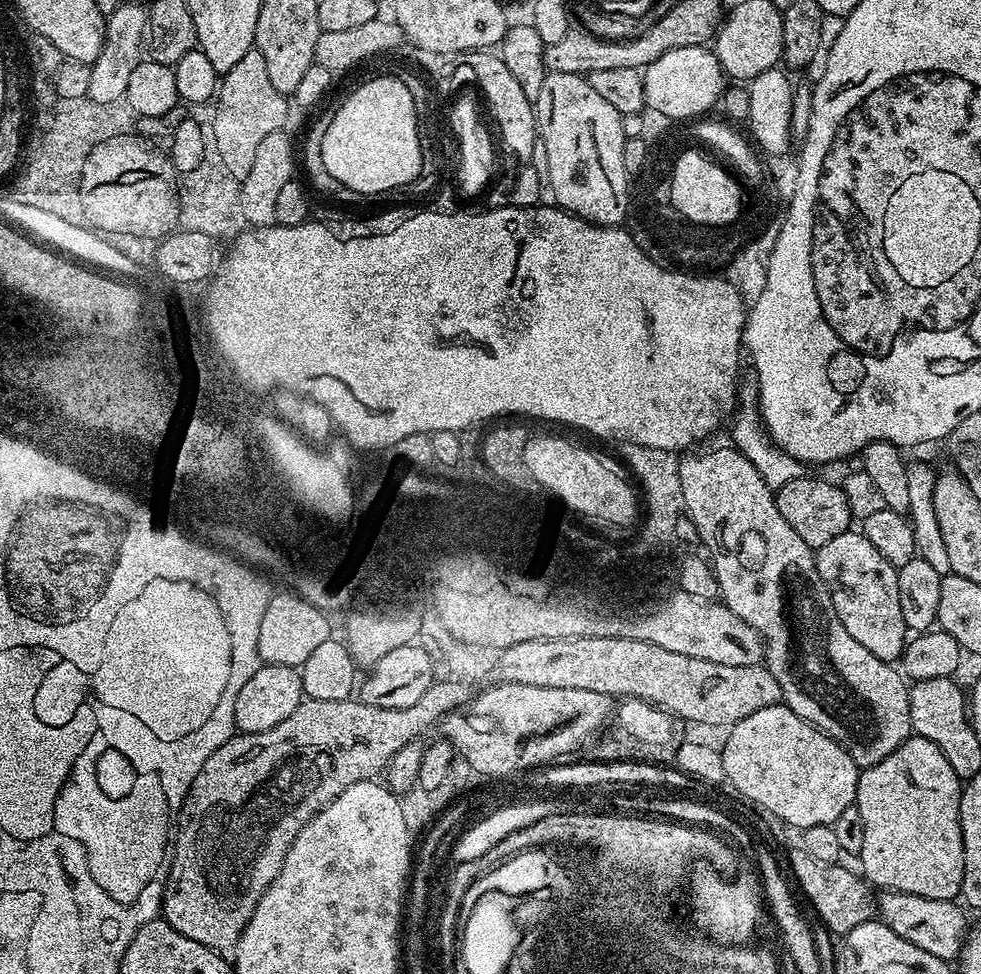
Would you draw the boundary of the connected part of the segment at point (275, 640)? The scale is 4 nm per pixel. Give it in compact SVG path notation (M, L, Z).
M292 590L269 595L266 614L258 630L258 654L266 664L299 668L310 658L310 653L333 635L329 617Z

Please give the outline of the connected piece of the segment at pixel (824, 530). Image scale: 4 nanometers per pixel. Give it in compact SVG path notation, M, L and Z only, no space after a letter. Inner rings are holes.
M793 475L784 486L774 492L778 514L790 522L794 534L806 542L812 549L826 546L838 538L838 534L849 531L853 527L854 517L846 502L846 494L839 483L831 484L828 480L819 480L816 476Z

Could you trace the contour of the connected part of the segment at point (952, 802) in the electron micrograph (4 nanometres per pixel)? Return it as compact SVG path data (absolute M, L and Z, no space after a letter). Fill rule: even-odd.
M915 734L902 742L894 754L861 771L854 805L858 814L862 814L862 850L858 863L863 879L873 889L951 901L961 895L964 877L964 847L960 829L961 787L962 778L954 766L946 762L946 754L942 754L934 742Z

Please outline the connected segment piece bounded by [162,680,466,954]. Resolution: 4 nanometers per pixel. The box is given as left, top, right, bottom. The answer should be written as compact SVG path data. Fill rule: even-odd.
M436 680L426 690L426 694L422 694L422 698L418 698L418 702L414 702L414 706L402 706L401 708L374 706L359 698L349 698L338 702L322 698L313 700L305 698L298 706L298 710L294 710L294 714L290 714L290 718L278 722L278 726L270 726L270 730L261 732L240 732L230 737L222 746L218 746L218 750L214 750L214 754L210 754L210 758L206 758L202 770L198 770L198 778L194 778L184 799L184 805L178 809L180 833L177 836L175 833L174 847L170 852L168 880L164 883L162 919L170 926L174 926L174 930L178 930L178 934L191 938L194 942L202 942L202 946L206 946L210 950L221 954L235 953L238 942L242 938L242 932L246 930L258 902L262 902L262 894L266 894L270 882L274 882L274 878L278 878L278 870L282 870L282 866L286 862L286 854L290 854L290 846L294 846L294 838L298 838L302 826L306 826L306 822L314 819L330 802L334 802L334 798L338 798L338 794L342 794L342 790L350 790L350 786L363 780L376 780L379 777L379 772L381 775L387 769L388 761L394 758L394 754L398 754L398 750L402 750L402 746L419 741L421 739L419 736L427 728L434 724L439 725L448 713L457 711L465 703L464 690L466 688L463 683Z

